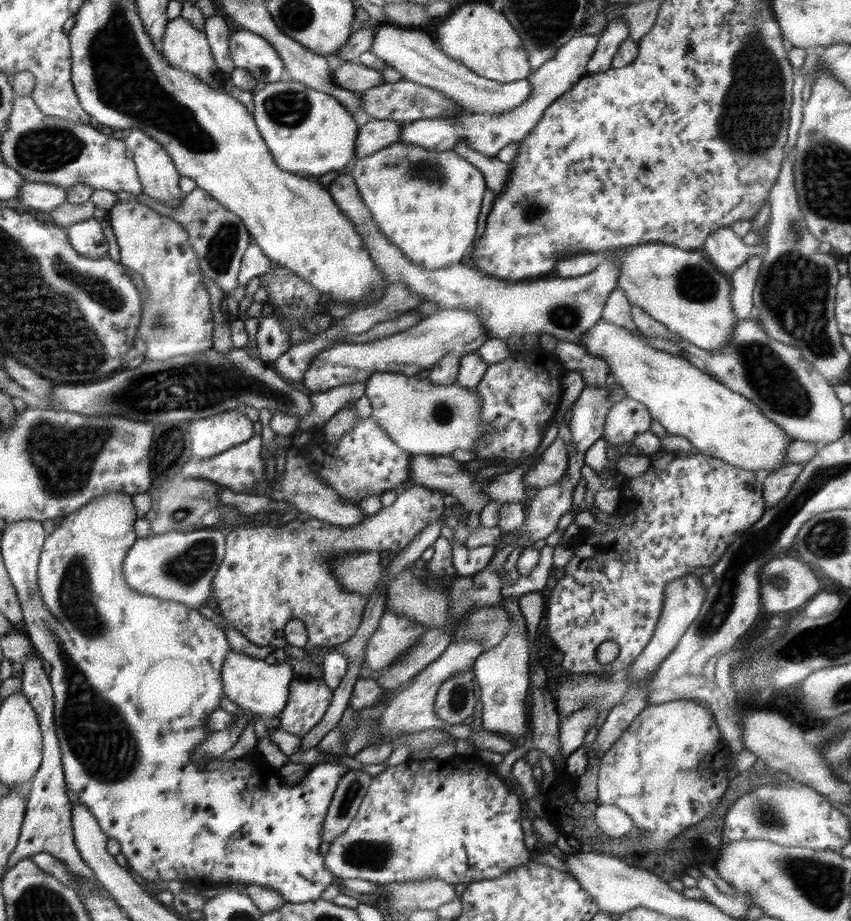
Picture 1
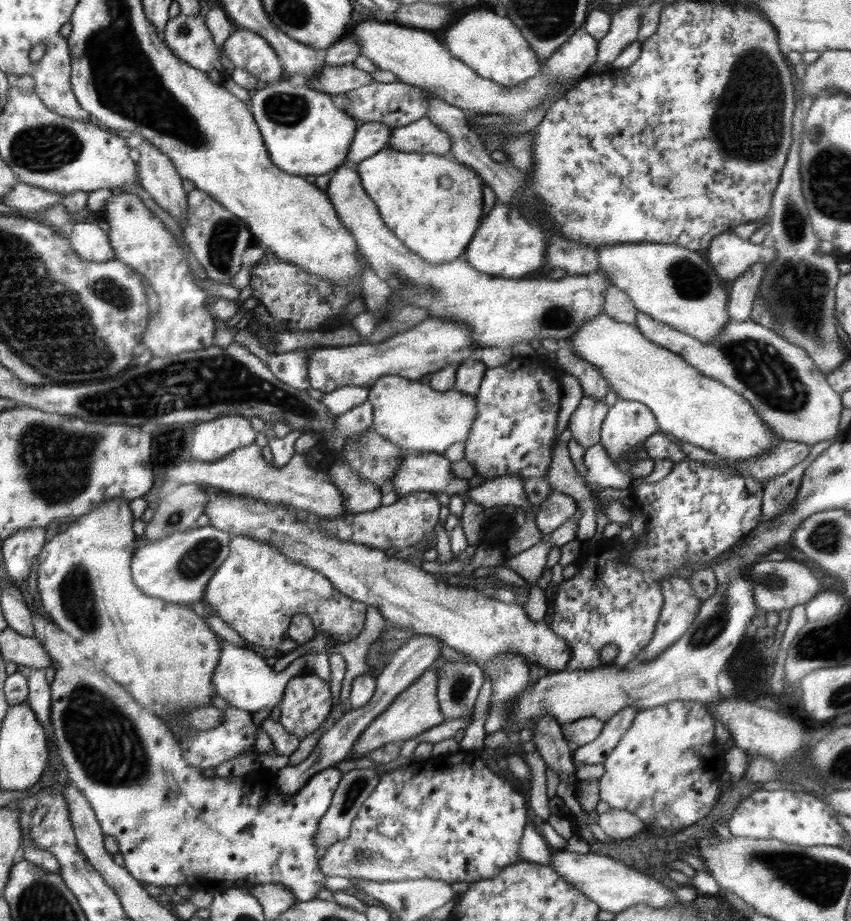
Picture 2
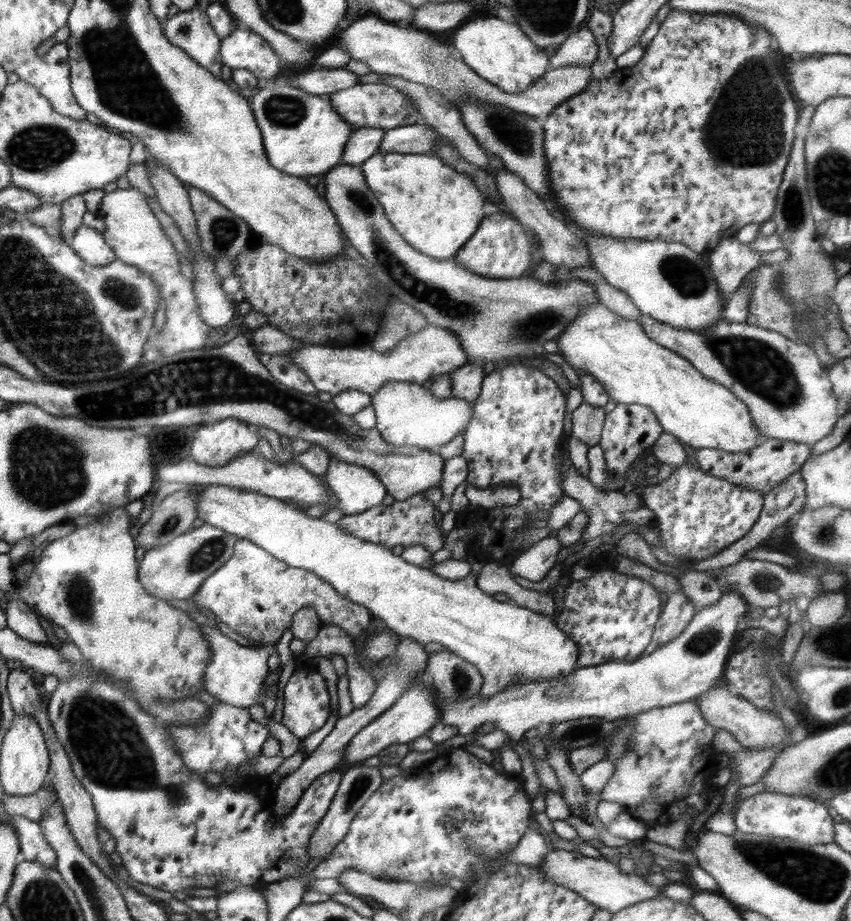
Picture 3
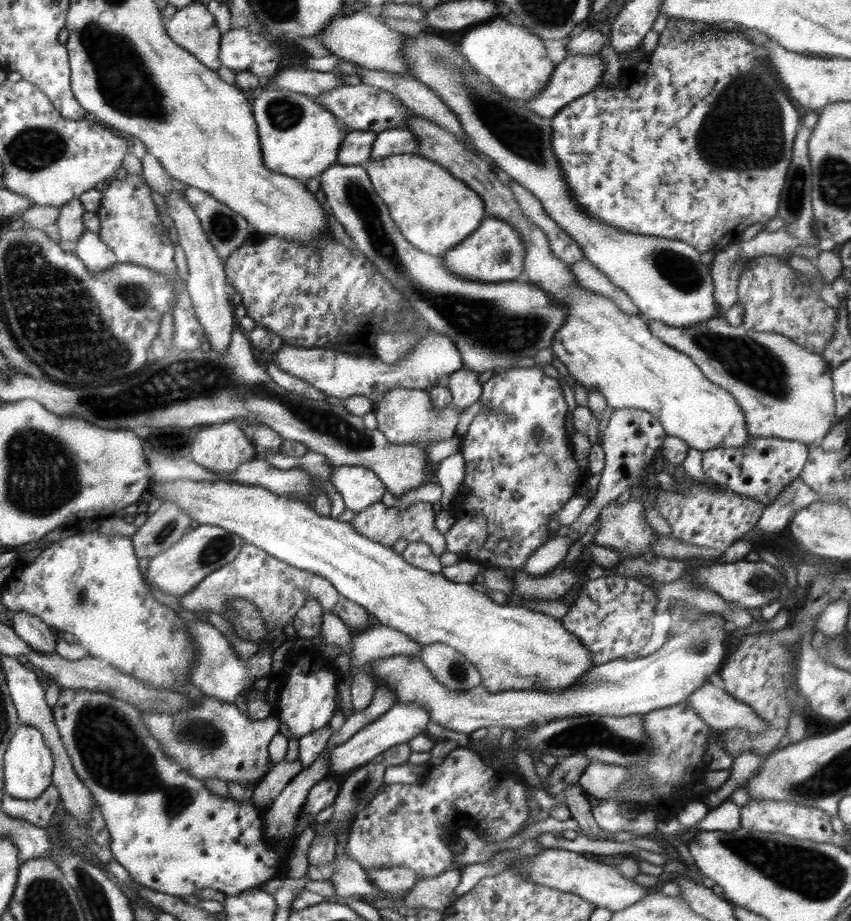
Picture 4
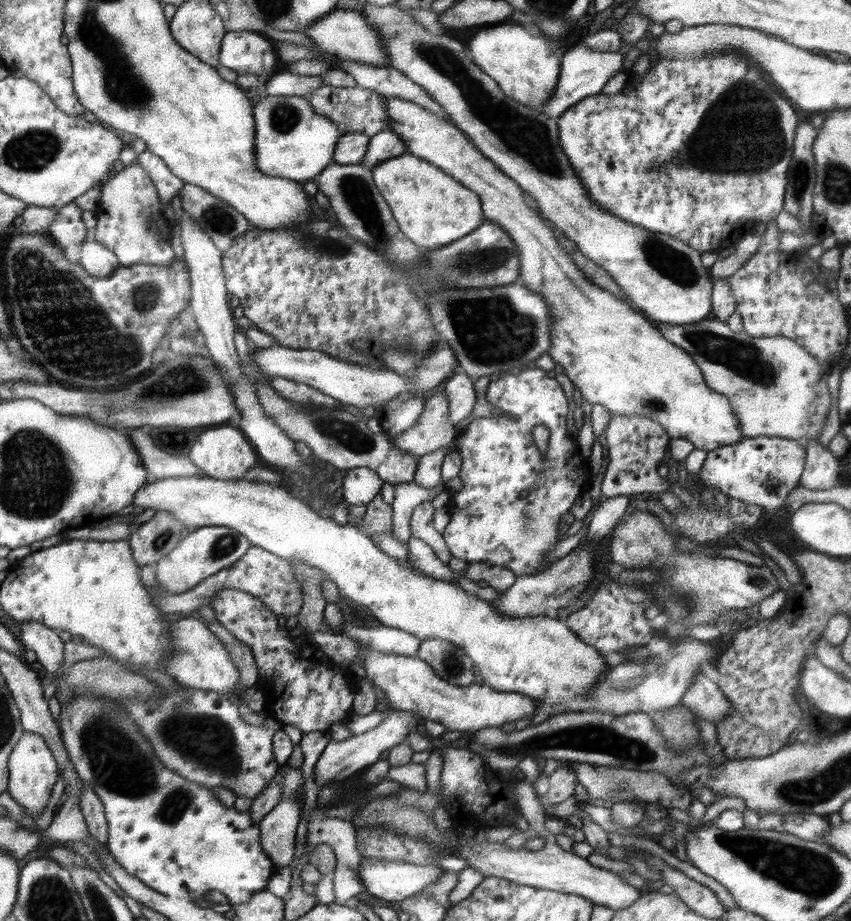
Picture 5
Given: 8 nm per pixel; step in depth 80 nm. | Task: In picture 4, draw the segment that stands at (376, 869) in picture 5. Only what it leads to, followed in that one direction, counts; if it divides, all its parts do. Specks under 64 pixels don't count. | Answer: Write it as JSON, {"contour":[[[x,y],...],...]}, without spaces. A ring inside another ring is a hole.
{"contour":[[[388,868],[367,872],[368,878],[376,887],[388,895],[407,895],[412,891],[419,878],[416,872],[406,868]]]}

